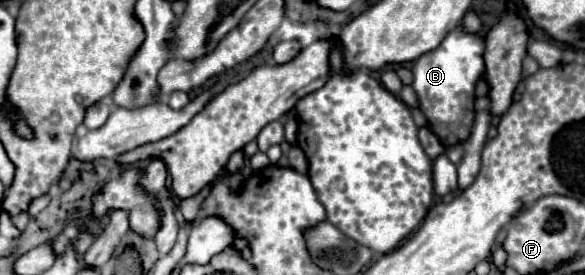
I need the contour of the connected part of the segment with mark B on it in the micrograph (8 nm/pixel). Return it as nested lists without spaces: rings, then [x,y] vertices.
[[[459,24],[447,40],[443,40],[435,50],[423,54],[413,64],[413,88],[419,96],[419,106],[429,118],[429,128],[437,134],[443,146],[461,144],[469,138],[475,118],[475,84],[485,74],[483,62],[485,40],[479,34],[469,34]]]

